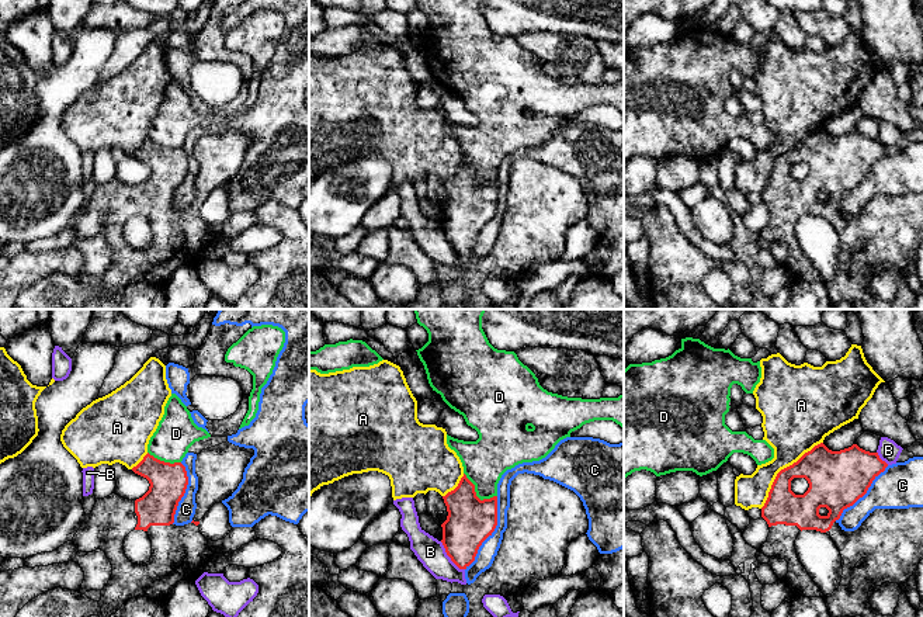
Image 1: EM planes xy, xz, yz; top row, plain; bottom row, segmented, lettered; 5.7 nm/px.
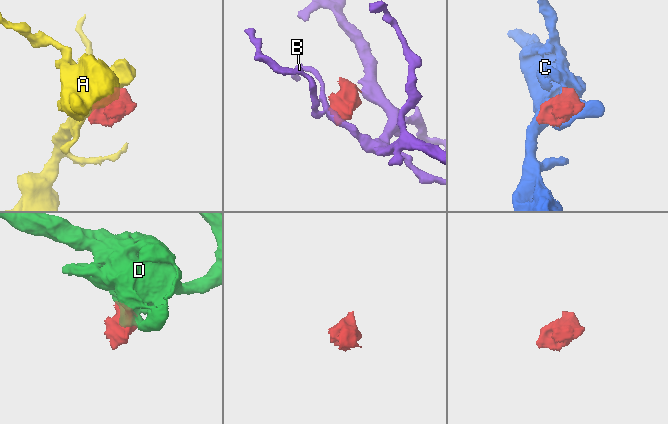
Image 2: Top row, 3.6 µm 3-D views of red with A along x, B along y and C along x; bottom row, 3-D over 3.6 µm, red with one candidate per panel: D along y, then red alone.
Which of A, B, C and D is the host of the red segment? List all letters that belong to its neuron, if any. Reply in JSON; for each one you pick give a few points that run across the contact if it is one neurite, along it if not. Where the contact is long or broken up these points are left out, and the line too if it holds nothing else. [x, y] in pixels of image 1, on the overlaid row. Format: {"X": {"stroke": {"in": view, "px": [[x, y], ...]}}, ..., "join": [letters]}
{"join": []}

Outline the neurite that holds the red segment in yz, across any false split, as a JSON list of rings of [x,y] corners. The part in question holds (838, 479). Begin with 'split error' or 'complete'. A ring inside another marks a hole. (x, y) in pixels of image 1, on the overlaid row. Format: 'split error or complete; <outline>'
split error; [[[823,443],[805,453],[797,462],[781,469],[761,507],[761,517],[767,521],[770,533],[760,547],[766,557],[777,557],[788,562],[787,585],[794,596],[822,597],[830,617],[916,617],[917,611],[906,596],[908,579],[916,573],[923,559],[923,507],[875,509],[854,531],[844,531],[837,520],[844,509],[863,498],[872,481],[885,471],[888,464],[878,453],[870,453],[853,444],[840,451],[829,450]],[[794,478],[805,478],[809,483],[804,495],[791,491]],[[802,530],[830,533],[830,538],[840,551],[843,575],[840,586],[832,595],[823,595],[798,559],[795,540]],[[898,583],[902,587],[898,606],[892,616],[875,611],[868,600],[872,585]]]

